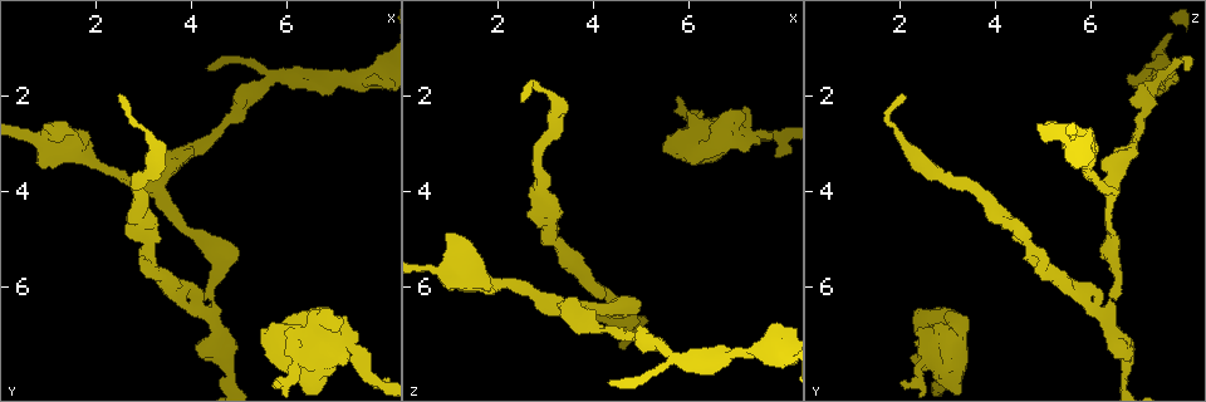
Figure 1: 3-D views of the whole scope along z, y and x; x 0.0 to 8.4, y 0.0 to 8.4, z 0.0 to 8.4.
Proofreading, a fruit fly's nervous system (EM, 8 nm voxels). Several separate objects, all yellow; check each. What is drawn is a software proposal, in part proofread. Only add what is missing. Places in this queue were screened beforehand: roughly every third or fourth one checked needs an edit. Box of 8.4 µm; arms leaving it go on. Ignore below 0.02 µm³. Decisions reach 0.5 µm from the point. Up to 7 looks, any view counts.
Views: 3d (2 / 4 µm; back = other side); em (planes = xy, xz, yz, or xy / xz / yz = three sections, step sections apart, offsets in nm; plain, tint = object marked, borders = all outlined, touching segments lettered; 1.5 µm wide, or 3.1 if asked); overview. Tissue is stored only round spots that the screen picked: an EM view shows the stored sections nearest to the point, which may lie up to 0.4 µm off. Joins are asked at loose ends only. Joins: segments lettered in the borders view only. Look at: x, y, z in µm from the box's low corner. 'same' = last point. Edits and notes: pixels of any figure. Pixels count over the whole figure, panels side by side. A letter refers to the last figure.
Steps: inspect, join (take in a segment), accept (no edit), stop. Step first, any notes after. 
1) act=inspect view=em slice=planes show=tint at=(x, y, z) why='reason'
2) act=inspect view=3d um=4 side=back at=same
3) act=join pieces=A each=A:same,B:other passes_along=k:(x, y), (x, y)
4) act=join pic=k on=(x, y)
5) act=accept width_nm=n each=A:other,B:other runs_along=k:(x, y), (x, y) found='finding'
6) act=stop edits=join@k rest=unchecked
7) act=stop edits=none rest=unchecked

act=inspect view=em slice=planes show=borders at=(0.95, 2.65, 4.90) why='branch stops here'

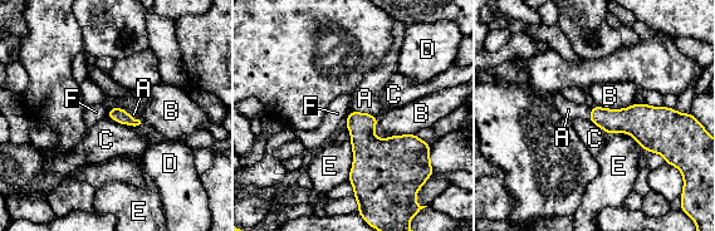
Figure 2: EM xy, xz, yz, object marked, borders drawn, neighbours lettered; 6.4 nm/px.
act=join pieces=A longest_contact=B:280nm each=A:same,B:other,C:other,D:other,E:other,F:other found='it goes on there'

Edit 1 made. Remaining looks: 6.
act=inspect view=overview why='see it whole again'

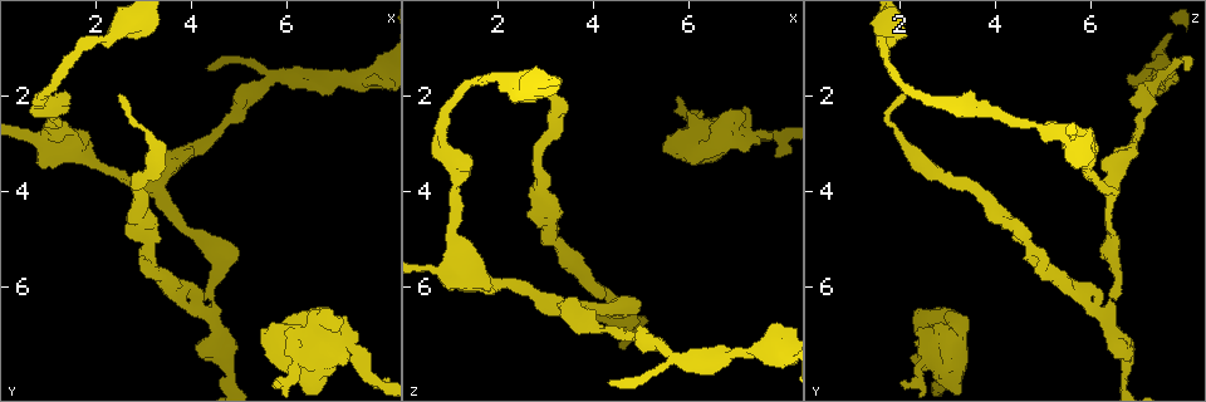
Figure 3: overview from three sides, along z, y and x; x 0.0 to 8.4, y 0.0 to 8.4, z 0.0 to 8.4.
act=inspect view=em slice=planes show=borders at=(7.30, 6.70, 3.05) why='branch stops here'

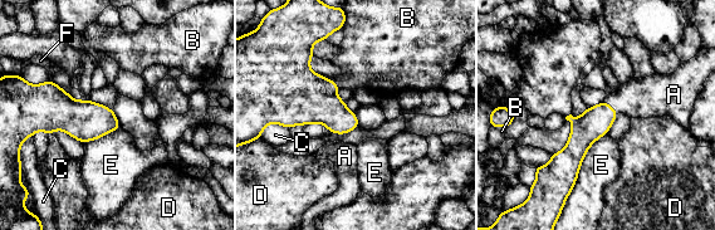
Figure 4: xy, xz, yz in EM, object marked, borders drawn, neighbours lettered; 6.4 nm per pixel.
act=join pieces=A each=A:same,B:other,C:other,D:other,E:other,F:other passes_along=4:(594, 122), (612, 107), (650, 97) found='the cell continues'

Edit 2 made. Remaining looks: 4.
act=inspect view=3d um=4 at=(5.45, 6.95, 3.10) why='stops while still wide'

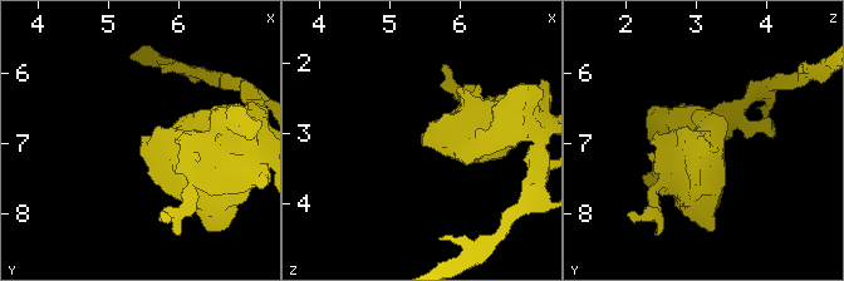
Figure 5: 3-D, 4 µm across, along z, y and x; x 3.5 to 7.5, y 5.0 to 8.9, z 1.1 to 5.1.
act=inspect view=em slice=xz step=8 show=tint at=(5.45, 6.95, 3.10) why='shape alone is not enough'

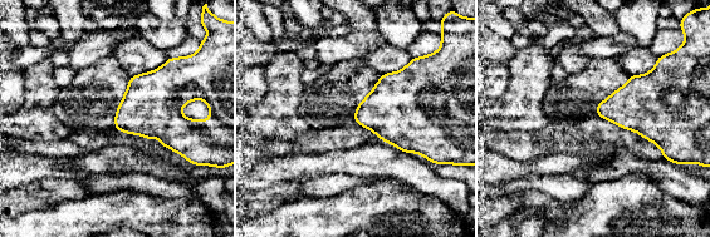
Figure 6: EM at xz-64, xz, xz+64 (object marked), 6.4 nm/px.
act=inspect view=em slice=planes show=borders at=same

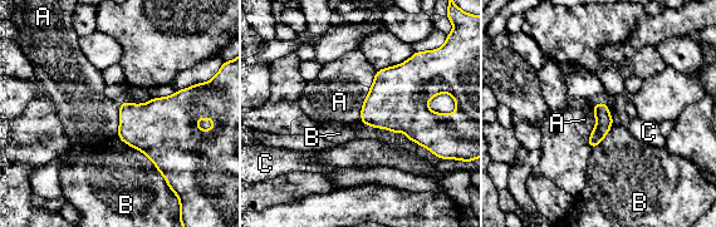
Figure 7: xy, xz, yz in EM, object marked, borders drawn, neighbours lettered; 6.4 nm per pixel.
act=accept longest_contact=B:460nm each=A:other,B:other,C:other border=7:(596, 103), (596, 126), (587, 142) found='none of them fits'

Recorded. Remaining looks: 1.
act=stop edits=join@2,join@4 rest=unchecked

